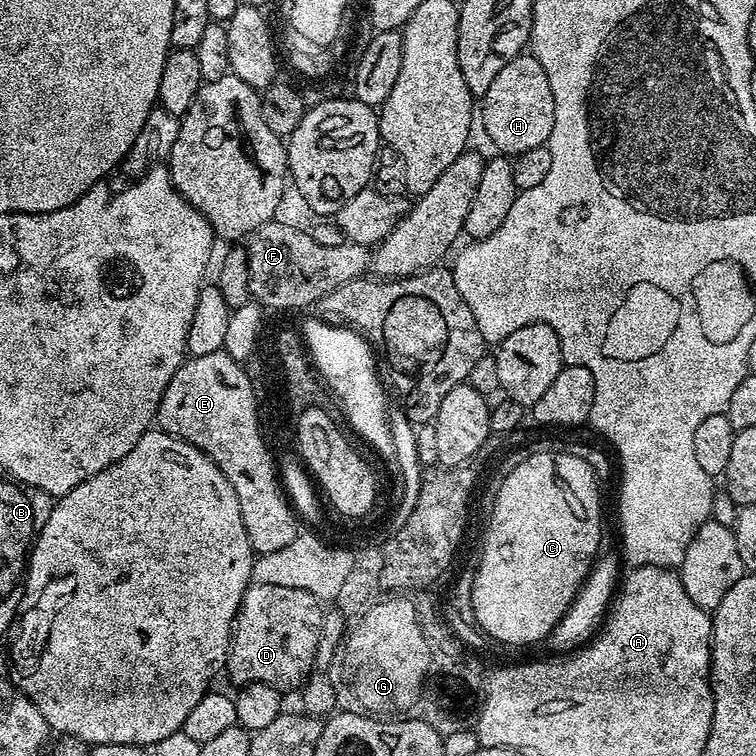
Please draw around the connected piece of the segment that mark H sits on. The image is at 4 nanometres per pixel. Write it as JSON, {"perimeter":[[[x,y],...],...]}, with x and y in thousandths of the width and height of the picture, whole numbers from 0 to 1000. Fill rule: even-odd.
{"perimeter":[[[689,71],[675,77],[675,82],[669,82],[669,87],[664,87],[659,98],[653,98],[638,130],[638,138],[640,138],[640,175],[651,184],[657,202],[676,209],[690,204],[690,198],[706,198],[706,193],[724,192],[733,172],[733,119],[729,118],[728,103],[709,73]]]}

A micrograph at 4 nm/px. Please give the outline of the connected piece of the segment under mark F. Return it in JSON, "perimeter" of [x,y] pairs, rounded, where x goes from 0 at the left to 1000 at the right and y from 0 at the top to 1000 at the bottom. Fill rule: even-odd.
{"perimeter":[[[366,288],[348,296],[325,323],[333,397],[351,409],[417,403],[425,386],[475,370],[485,361],[481,358],[488,358],[493,340],[488,324],[456,320],[447,325],[426,325],[415,317],[411,306],[401,307],[386,296],[374,296],[373,291]]]}

